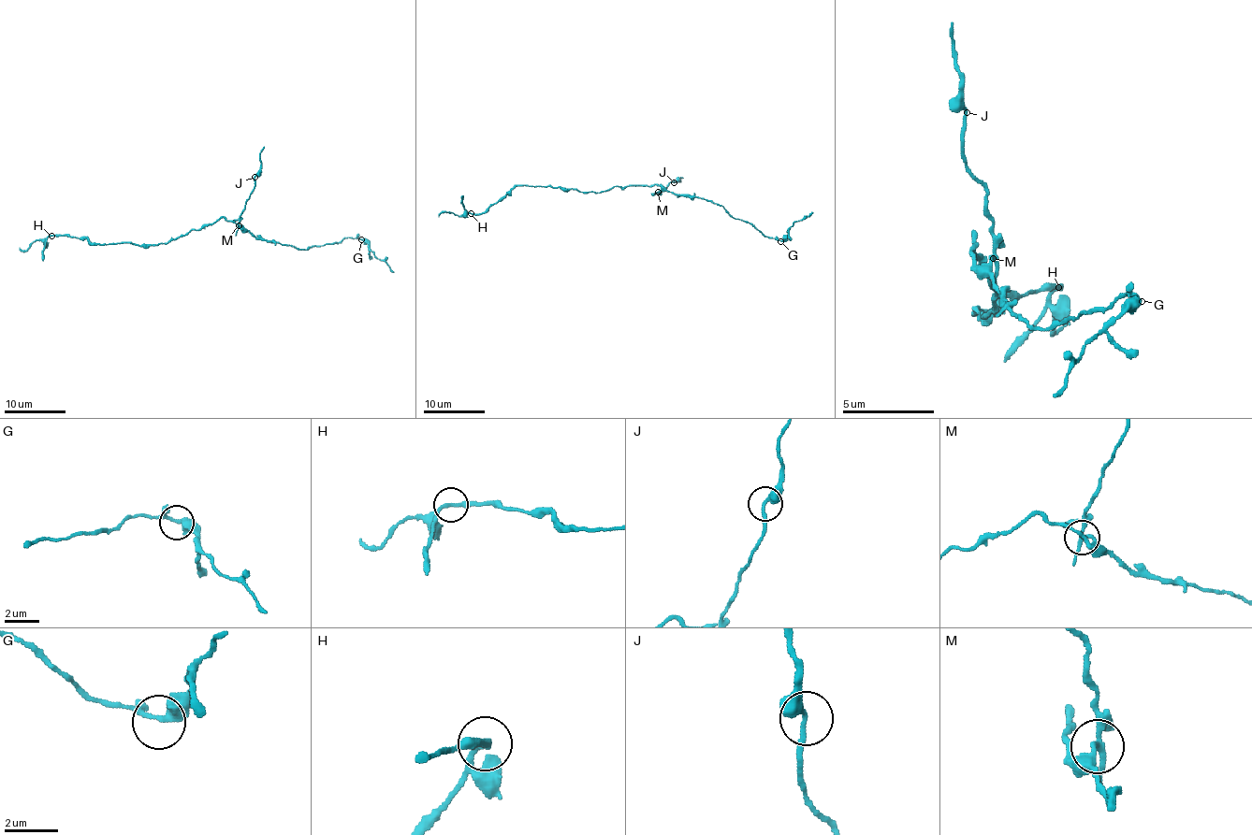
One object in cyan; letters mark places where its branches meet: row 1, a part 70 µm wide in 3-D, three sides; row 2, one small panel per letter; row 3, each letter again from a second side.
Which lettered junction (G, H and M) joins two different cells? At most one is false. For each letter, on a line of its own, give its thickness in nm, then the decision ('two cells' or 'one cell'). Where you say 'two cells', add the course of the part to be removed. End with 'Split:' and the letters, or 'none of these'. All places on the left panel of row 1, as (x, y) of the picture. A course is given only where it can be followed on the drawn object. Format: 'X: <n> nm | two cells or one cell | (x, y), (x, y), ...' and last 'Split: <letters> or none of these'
G: 280 nm | one cell
H: 200 nm | one cell
M: 190 nm | two cells | (238, 226), (238, 218), (261, 165), (259, 151), (264, 146)
Split: M

